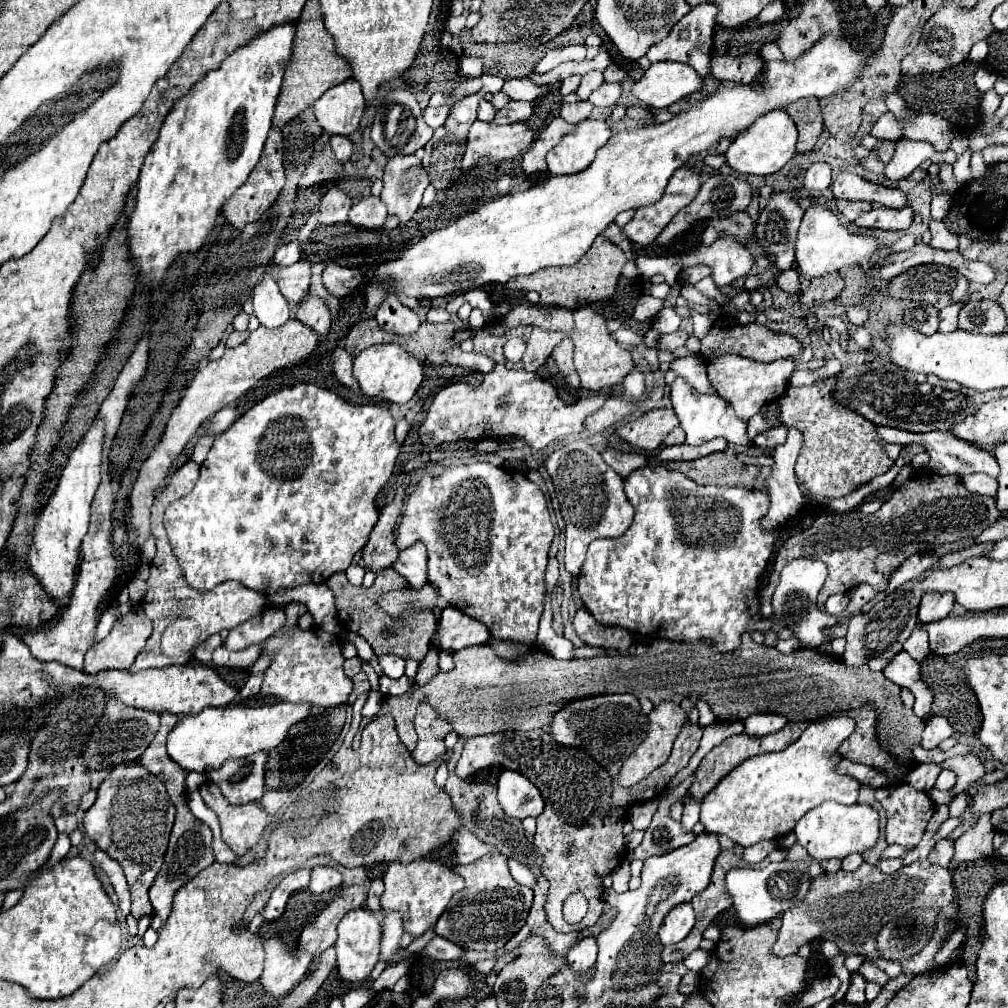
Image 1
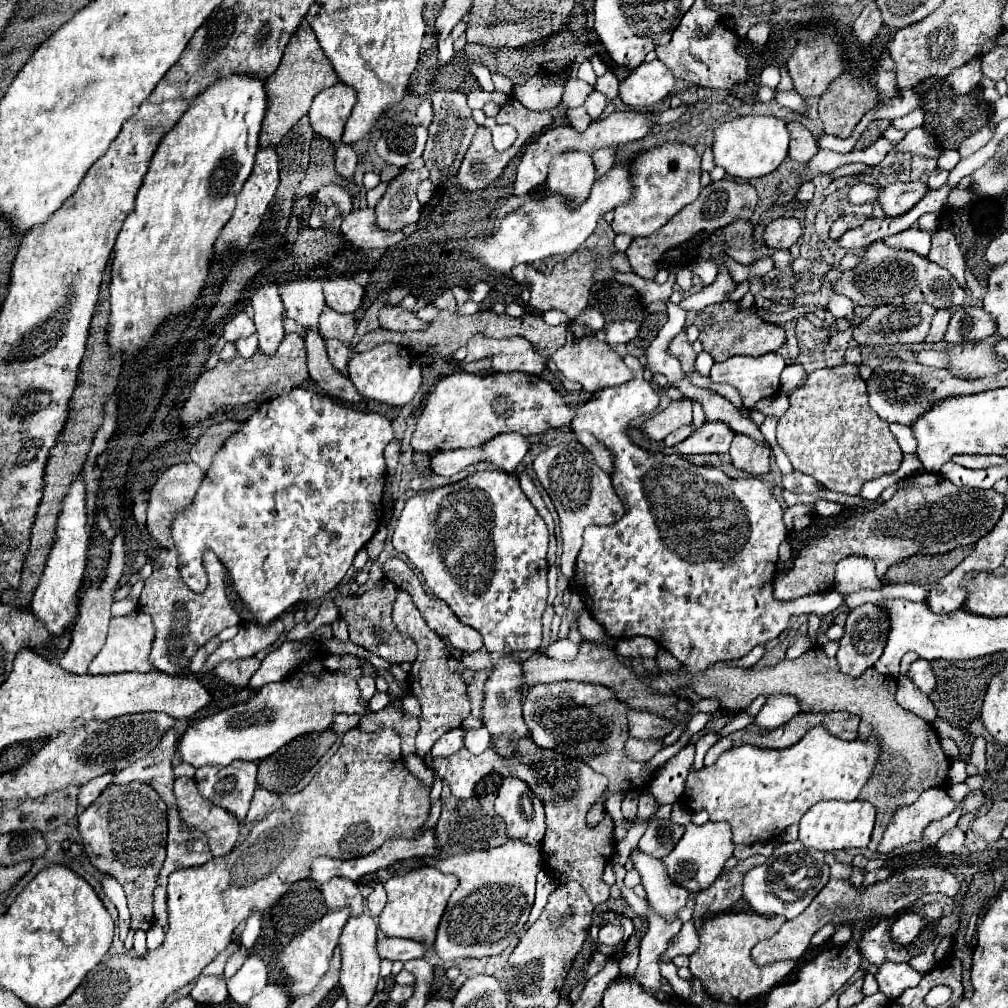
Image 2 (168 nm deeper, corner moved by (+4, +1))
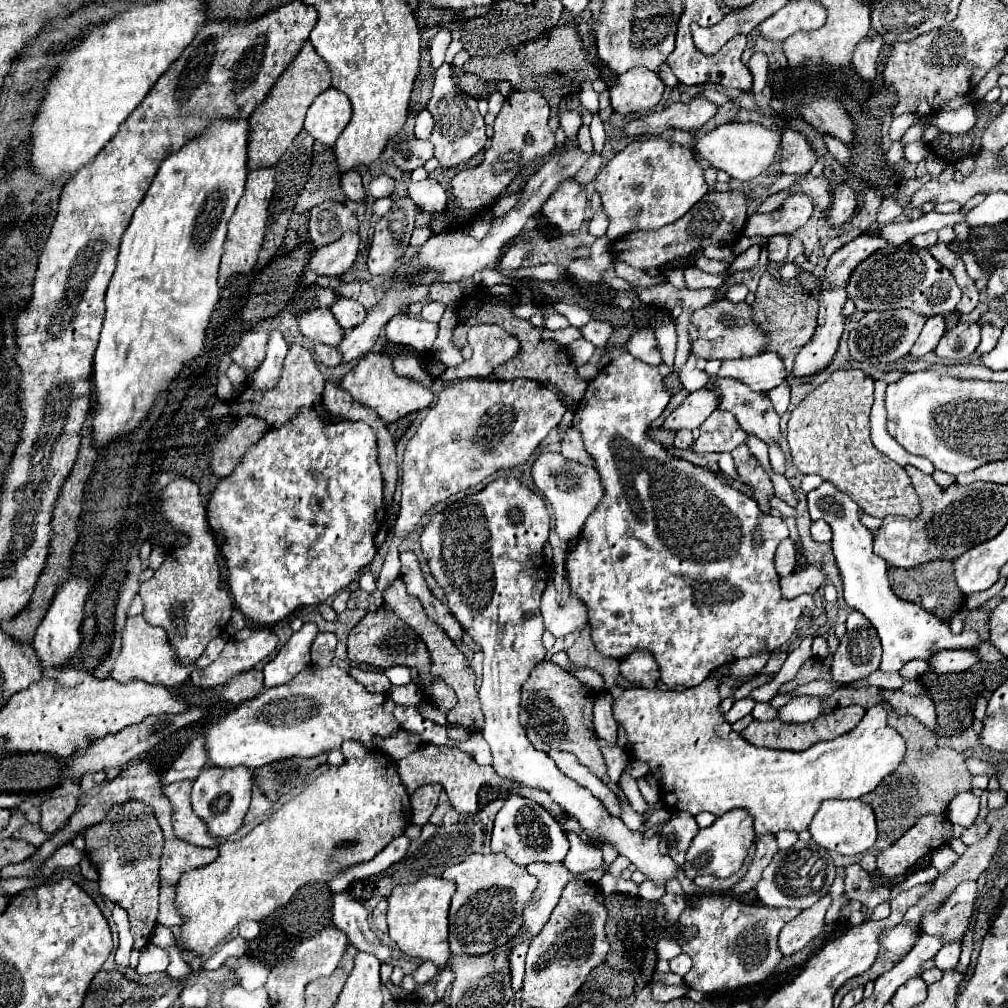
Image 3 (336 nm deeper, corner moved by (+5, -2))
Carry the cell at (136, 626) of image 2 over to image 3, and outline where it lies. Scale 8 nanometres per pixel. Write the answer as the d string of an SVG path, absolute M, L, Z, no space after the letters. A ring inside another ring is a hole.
M137 615L137 617L129 617L123 631L121 631L121 641L123 641L123 647L117 655L117 661L113 665L113 671L111 671L111 679L119 681L119 683L125 683L129 679L143 679L147 683L159 683L159 685L165 685L165 687L173 687L173 685L181 685L189 675L191 671L195 669L193 665L191 667L181 667L169 647L169 641L167 641L167 635L165 631L161 631L161 627L155 627L151 623L147 623L143 619L143 615Z

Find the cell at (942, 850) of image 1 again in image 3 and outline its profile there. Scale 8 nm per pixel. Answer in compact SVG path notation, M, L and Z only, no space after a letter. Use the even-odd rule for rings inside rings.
M985 821L979 823L979 825L971 825L971 827L967 827L967 829L961 833L959 839L961 839L965 845L971 845L971 843L975 843L977 839L981 839L981 835L985 835L987 829L989 829L989 827L987 827Z

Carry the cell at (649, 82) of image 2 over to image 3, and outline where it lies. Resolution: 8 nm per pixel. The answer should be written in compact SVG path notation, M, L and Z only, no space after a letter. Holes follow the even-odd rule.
M645 67L631 69L619 77L609 89L611 105L617 113L643 113L651 111L663 97L665 83L655 71Z

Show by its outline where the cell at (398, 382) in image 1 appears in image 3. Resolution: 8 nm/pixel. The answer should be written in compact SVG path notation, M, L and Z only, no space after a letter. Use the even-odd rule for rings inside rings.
M367 353L363 355L357 365L343 377L343 381L339 383L341 389L349 391L353 395L353 399L357 399L361 405L367 405L371 409L375 409L381 419L385 423L395 421L407 413L425 409L431 405L433 401L433 393L429 387L425 387L423 383L409 379L409 377L399 377L393 369L393 361L391 357L383 355L383 353Z

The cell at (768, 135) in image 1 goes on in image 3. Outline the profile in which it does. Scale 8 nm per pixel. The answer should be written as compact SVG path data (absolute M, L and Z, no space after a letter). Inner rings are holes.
M733 121L733 123L719 125L713 131L697 133L693 151L699 153L703 159L707 159L709 165L713 165L715 169L729 173L729 177L739 179L739 181L751 181L771 167L779 145L781 145L781 131L779 129L763 127L753 121L747 121L747 123Z

